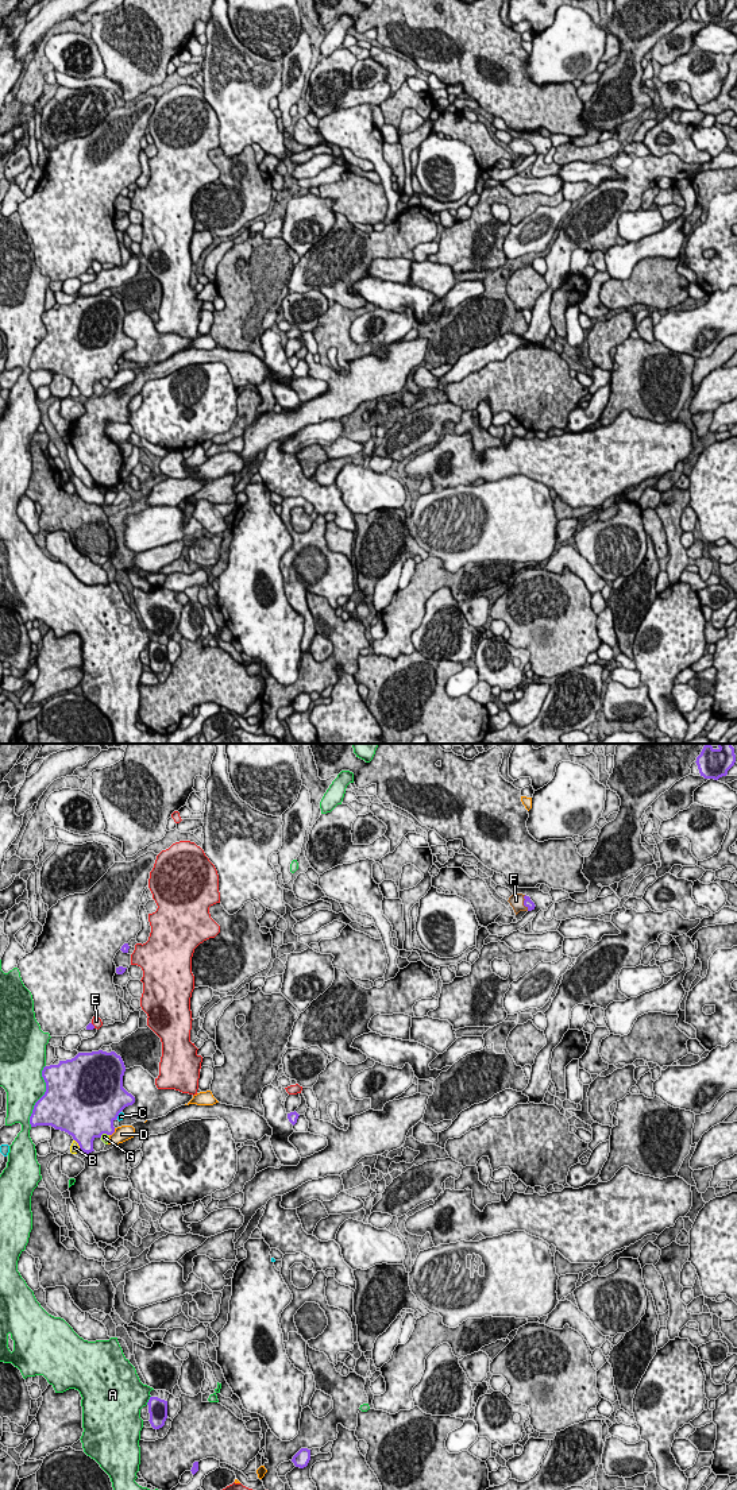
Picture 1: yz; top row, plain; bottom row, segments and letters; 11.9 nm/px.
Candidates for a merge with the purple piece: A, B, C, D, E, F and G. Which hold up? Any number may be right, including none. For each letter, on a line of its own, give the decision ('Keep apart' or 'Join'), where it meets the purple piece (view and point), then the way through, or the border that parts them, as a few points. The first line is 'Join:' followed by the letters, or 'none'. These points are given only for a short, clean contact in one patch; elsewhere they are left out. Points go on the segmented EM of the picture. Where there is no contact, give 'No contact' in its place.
Join: F
A: Keep apart. Touches purple at yz (42, 1096)
B: Keep apart. Touches purple at yz (78, 1145)
C: Keep apart. Touches purple at yz (118, 1115)
D: Keep apart. Touches purple at yz (112, 1133)
E: Keep apart. Touches purple at yz (93, 1026)
F: Join. Touches purple at yz (524, 903). Path across: yz (528, 903), (524, 903), (516, 900)
G: Keep apart. Touches purple at yz (104, 1133)

